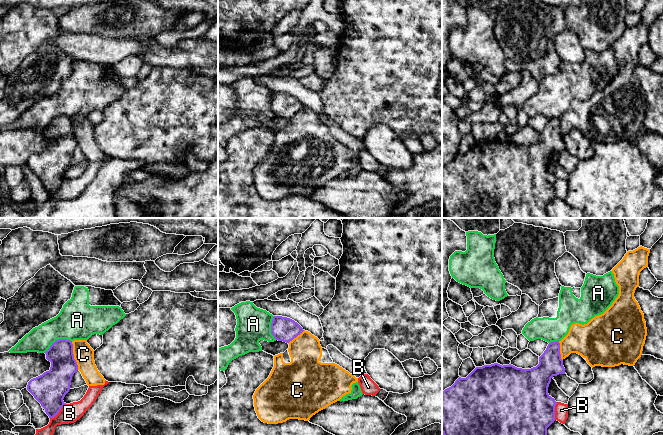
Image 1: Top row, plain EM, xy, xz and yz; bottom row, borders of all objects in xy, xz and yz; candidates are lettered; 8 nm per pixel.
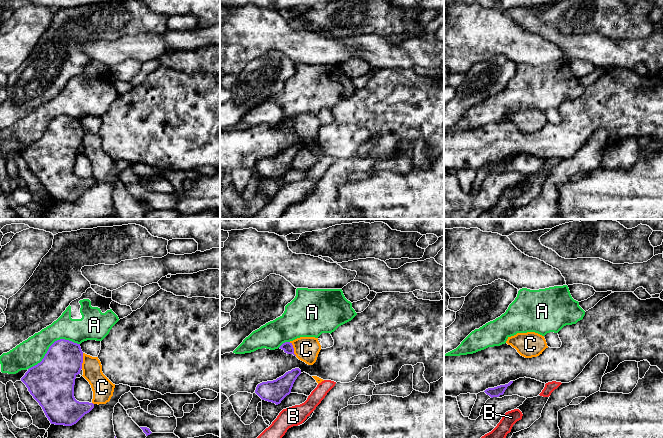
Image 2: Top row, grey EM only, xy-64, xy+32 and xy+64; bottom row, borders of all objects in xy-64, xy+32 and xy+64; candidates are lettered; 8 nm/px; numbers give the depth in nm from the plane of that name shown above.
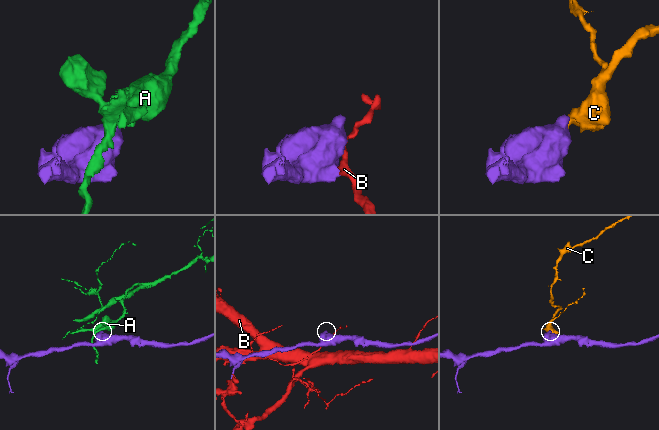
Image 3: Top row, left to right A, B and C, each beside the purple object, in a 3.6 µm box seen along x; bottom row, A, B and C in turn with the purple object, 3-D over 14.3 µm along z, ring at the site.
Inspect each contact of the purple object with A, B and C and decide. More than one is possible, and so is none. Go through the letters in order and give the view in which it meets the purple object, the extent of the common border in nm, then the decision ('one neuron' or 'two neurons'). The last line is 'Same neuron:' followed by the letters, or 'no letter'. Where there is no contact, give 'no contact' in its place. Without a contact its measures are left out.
A: xy | 240 nm | two neurons
B: xy | 180 nm | two neurons
C: xy | 240 nm | two neurons
Same neuron: no letter

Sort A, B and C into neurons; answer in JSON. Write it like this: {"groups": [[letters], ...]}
{"groups": [["A"], ["B"], ["C"]]}

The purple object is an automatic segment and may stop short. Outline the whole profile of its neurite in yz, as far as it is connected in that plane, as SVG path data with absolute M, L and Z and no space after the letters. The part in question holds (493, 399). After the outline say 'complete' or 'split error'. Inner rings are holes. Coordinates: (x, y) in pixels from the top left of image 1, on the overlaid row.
M559 341L549 343L544 353L539 357L539 364L531 369L517 368L511 364L502 366L498 363L476 367L466 378L459 377L451 387L442 392L443 435L547 435L547 428L555 421L555 406L557 404L555 399L548 394L548 387L551 379L559 374L565 374Z; complete

